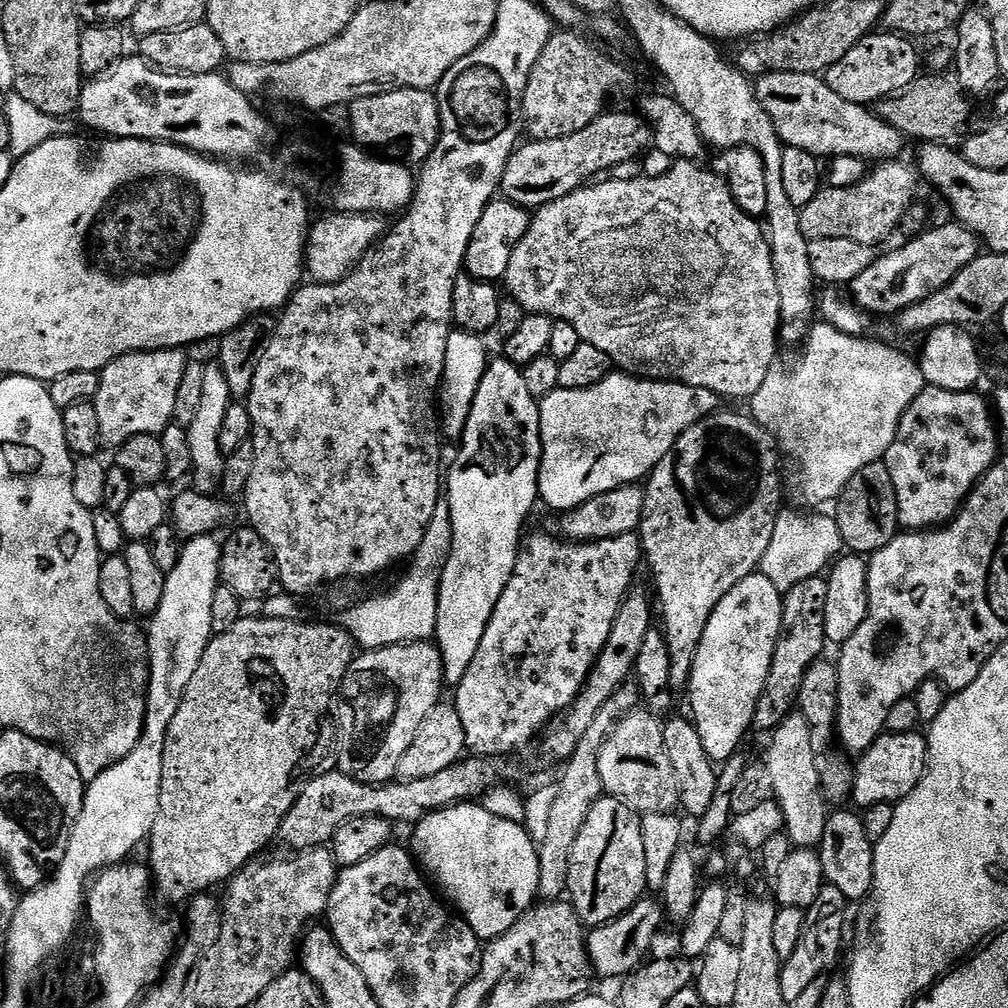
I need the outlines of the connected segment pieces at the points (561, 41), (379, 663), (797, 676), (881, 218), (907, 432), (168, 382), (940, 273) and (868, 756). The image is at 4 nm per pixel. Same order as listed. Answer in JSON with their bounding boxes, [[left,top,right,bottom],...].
[[524,30,632,140],[334,640,446,784],[752,575,829,734],[800,159,918,246],[882,386,1002,532],[94,348,189,446],[850,222,982,318],[850,731,928,810]]

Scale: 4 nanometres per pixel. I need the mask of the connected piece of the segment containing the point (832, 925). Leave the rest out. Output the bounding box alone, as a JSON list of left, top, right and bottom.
[780,883,850,1005]

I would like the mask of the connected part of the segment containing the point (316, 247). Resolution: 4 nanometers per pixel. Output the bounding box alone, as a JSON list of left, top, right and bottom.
[304,210,386,284]

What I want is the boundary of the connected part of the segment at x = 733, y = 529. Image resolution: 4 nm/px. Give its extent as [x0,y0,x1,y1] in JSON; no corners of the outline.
[638,410,782,693]

